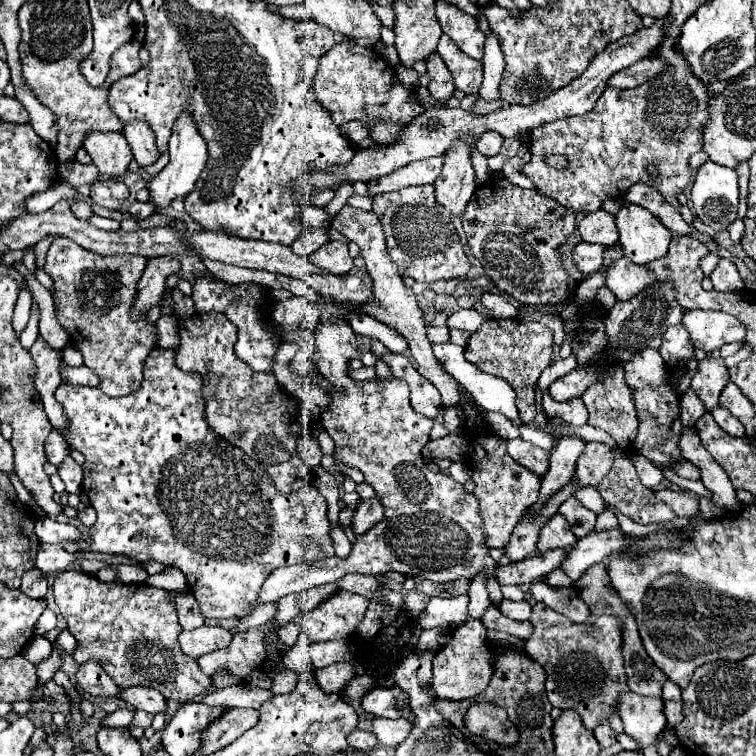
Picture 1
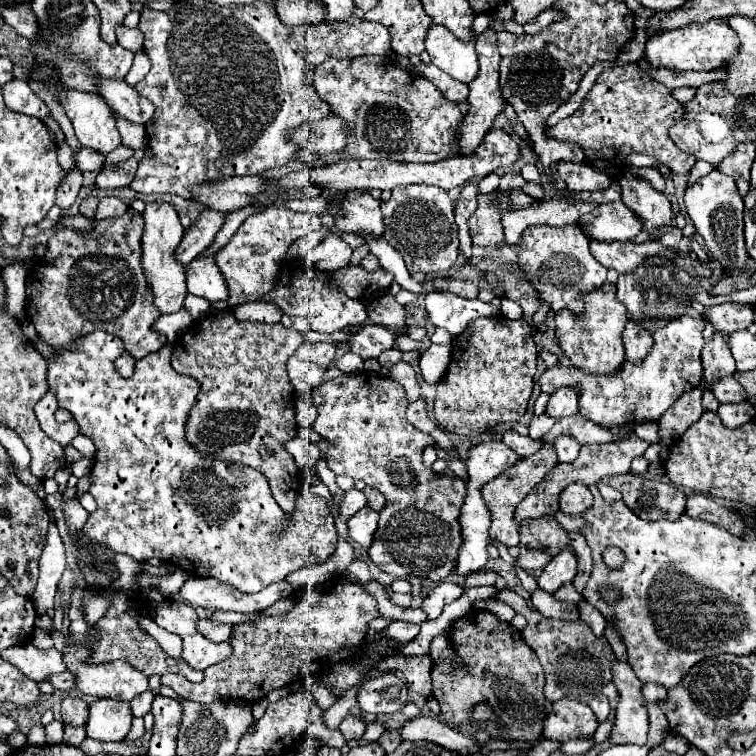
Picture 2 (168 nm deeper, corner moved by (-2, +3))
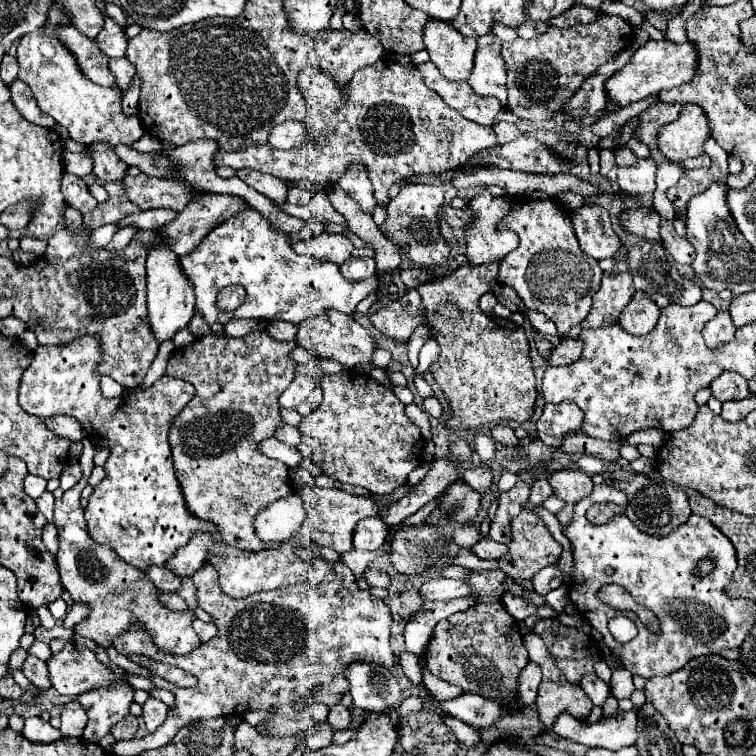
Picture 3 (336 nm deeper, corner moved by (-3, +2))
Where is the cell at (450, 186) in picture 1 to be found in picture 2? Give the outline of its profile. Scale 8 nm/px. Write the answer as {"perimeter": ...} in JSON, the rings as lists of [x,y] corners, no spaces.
{"perimeter":[[[487,29],[485,33],[481,33],[477,37],[477,57],[479,57],[479,75],[467,85],[469,87],[469,113],[465,115],[463,129],[459,129],[459,141],[463,141],[463,153],[461,155],[473,153],[479,147],[479,141],[483,141],[483,137],[491,129],[493,119],[499,113],[503,113],[503,109],[505,109],[505,99],[503,99],[501,87],[499,87],[501,55],[497,51],[497,31]]]}

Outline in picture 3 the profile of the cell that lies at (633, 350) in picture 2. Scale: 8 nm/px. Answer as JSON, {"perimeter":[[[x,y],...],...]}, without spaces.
{"perimeter":[[[636,292],[630,300],[630,304],[624,308],[618,324],[632,336],[648,334],[656,328],[660,310],[658,306],[642,292]]]}

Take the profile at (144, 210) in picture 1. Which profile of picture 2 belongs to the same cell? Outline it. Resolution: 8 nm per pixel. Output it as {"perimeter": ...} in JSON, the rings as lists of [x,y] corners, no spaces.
{"perimeter":[[[129,209],[123,217],[93,219],[93,231],[79,233],[73,229],[61,229],[49,237],[47,253],[29,269],[27,277],[27,317],[43,341],[49,345],[65,345],[75,337],[101,329],[119,337],[125,345],[125,353],[133,359],[143,359],[167,343],[165,333],[153,329],[161,313],[151,303],[151,291],[147,289],[147,279],[143,279],[143,267],[139,265],[141,231],[143,217]]]}

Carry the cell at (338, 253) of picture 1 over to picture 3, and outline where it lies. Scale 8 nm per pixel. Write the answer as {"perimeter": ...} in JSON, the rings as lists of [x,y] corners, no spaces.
{"perimeter":[[[322,232],[320,236],[314,236],[308,240],[308,246],[312,248],[312,256],[318,260],[328,260],[334,264],[344,264],[352,254],[352,242],[344,234],[328,234]]]}

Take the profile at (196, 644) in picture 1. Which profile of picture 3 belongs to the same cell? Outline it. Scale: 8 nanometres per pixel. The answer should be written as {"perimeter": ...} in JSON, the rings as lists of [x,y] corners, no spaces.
{"perimeter":[[[84,438],[84,452],[80,456],[80,468],[82,478],[76,486],[64,492],[62,498],[56,500],[56,528],[60,538],[60,550],[58,550],[58,570],[62,586],[70,592],[74,602],[86,602],[90,606],[90,616],[74,626],[74,632],[82,638],[88,638],[96,642],[102,648],[108,648],[112,644],[112,638],[122,634],[132,622],[142,622],[142,626],[152,634],[154,642],[164,650],[172,654],[188,654],[200,646],[200,640],[196,638],[196,632],[192,630],[192,620],[196,616],[190,610],[174,612],[168,610],[158,602],[158,590],[156,586],[144,578],[144,572],[126,564],[122,558],[116,556],[116,552],[110,546],[102,546],[92,542],[84,512],[80,506],[80,492],[86,486],[86,480],[94,468],[94,452],[96,446]]]}

